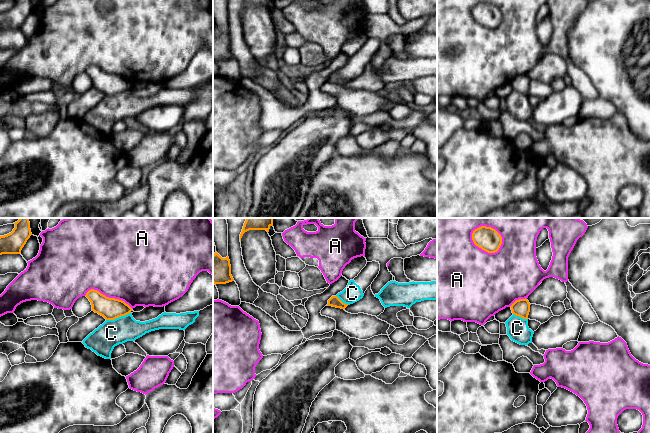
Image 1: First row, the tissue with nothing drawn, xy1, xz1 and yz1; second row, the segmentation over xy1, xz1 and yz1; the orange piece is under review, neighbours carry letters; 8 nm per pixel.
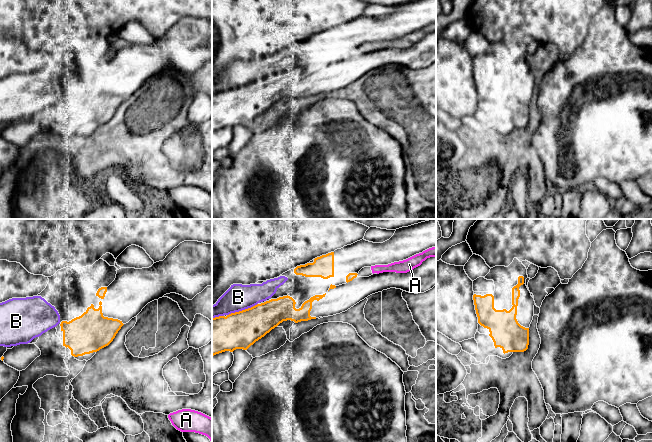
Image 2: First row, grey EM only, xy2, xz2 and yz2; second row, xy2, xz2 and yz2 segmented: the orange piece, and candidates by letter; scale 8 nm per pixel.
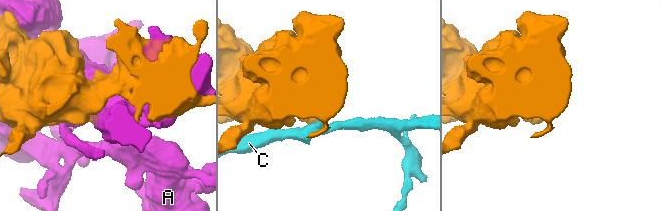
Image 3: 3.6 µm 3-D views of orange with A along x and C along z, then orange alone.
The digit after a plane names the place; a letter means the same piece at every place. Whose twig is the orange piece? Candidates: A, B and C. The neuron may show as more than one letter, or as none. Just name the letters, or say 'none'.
none

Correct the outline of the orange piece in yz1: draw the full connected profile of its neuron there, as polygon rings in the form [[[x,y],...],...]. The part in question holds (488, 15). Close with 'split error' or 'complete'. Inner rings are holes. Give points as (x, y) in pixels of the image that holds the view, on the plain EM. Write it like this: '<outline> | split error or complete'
[[[481,2],[472,9],[472,16],[476,22],[488,29],[495,29],[502,20],[501,11],[493,4]]] | complete

